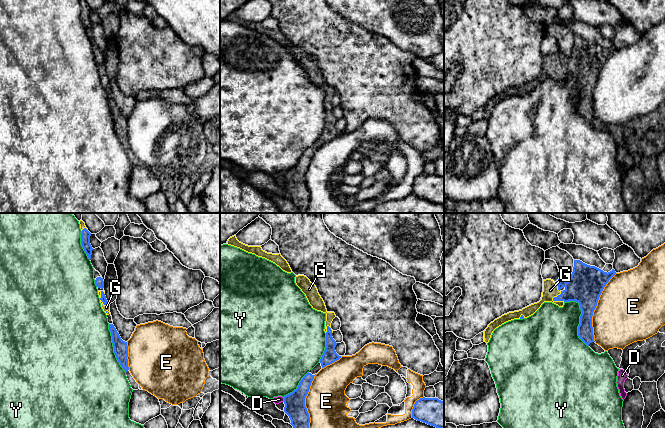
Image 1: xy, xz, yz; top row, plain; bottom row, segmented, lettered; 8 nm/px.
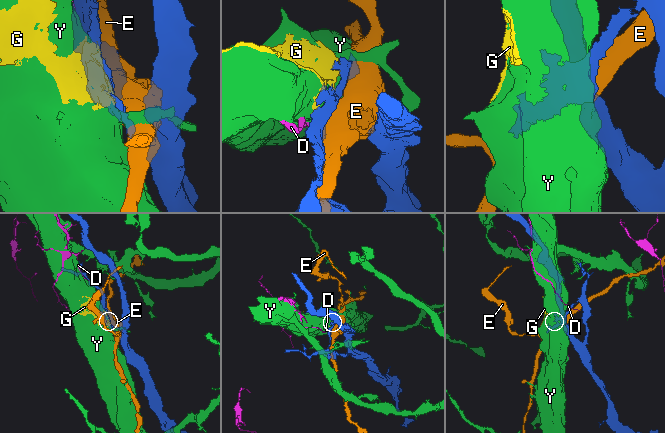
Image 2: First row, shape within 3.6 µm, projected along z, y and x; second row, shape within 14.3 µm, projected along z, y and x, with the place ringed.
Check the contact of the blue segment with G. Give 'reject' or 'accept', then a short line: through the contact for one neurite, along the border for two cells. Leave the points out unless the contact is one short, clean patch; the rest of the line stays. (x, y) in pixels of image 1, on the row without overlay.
accept

